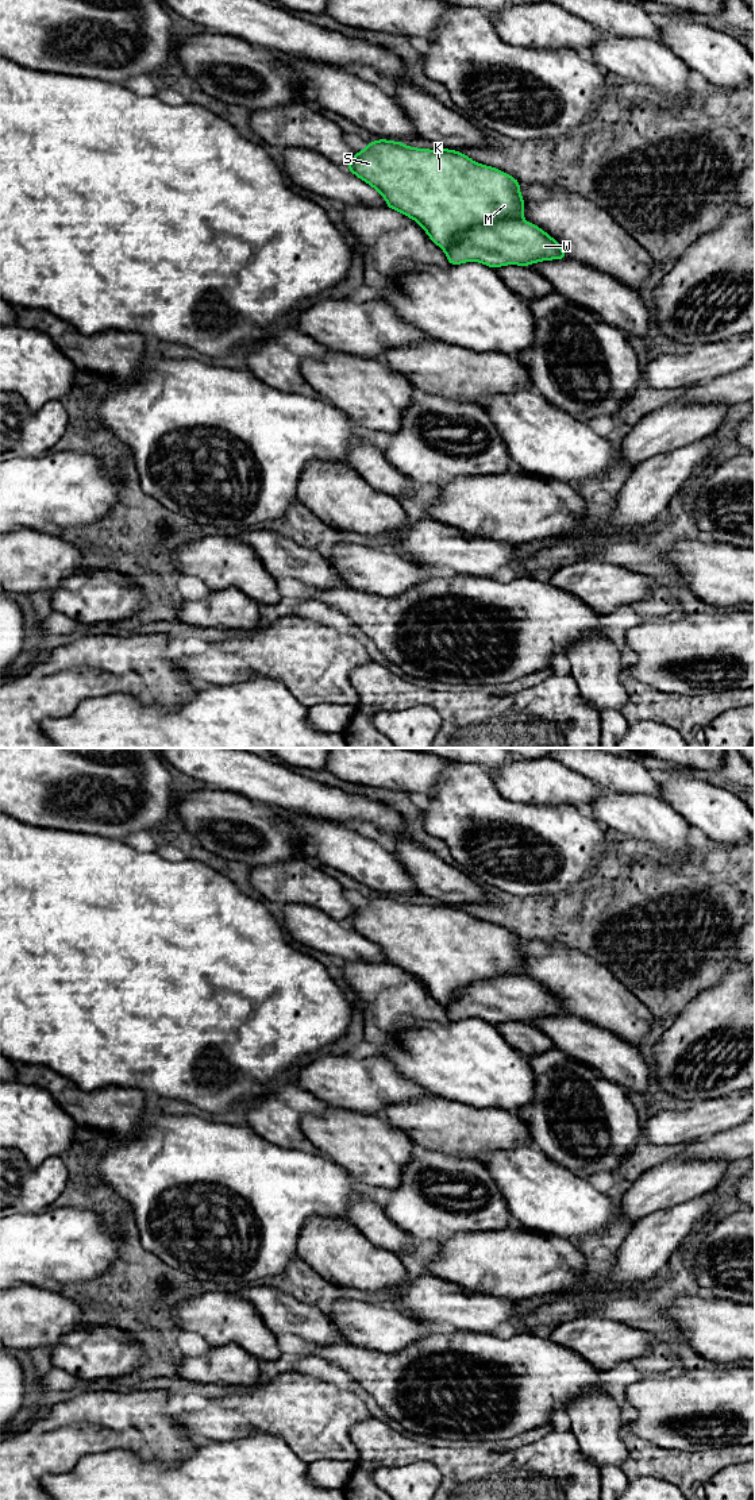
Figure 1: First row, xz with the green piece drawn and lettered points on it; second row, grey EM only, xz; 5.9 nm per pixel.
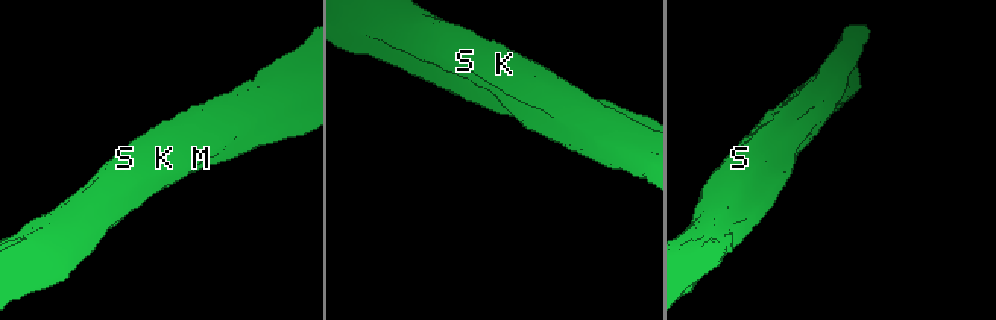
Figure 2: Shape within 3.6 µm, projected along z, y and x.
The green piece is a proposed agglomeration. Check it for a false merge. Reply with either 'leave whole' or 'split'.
split

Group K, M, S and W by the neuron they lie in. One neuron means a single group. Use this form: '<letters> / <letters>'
K M S / W

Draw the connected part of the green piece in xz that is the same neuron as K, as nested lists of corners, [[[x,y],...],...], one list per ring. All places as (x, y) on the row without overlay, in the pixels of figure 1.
[[[378,895],[357,907],[346,923],[380,948],[388,964],[417,977],[443,1007],[475,982],[524,972],[524,955],[519,948],[521,940],[496,923],[474,918],[461,907],[415,905],[402,898]]]

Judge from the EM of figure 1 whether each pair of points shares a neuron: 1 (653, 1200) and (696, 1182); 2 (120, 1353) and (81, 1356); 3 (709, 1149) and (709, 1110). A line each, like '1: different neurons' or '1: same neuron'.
1: same neuron
2: same neuron
3: different neurons

